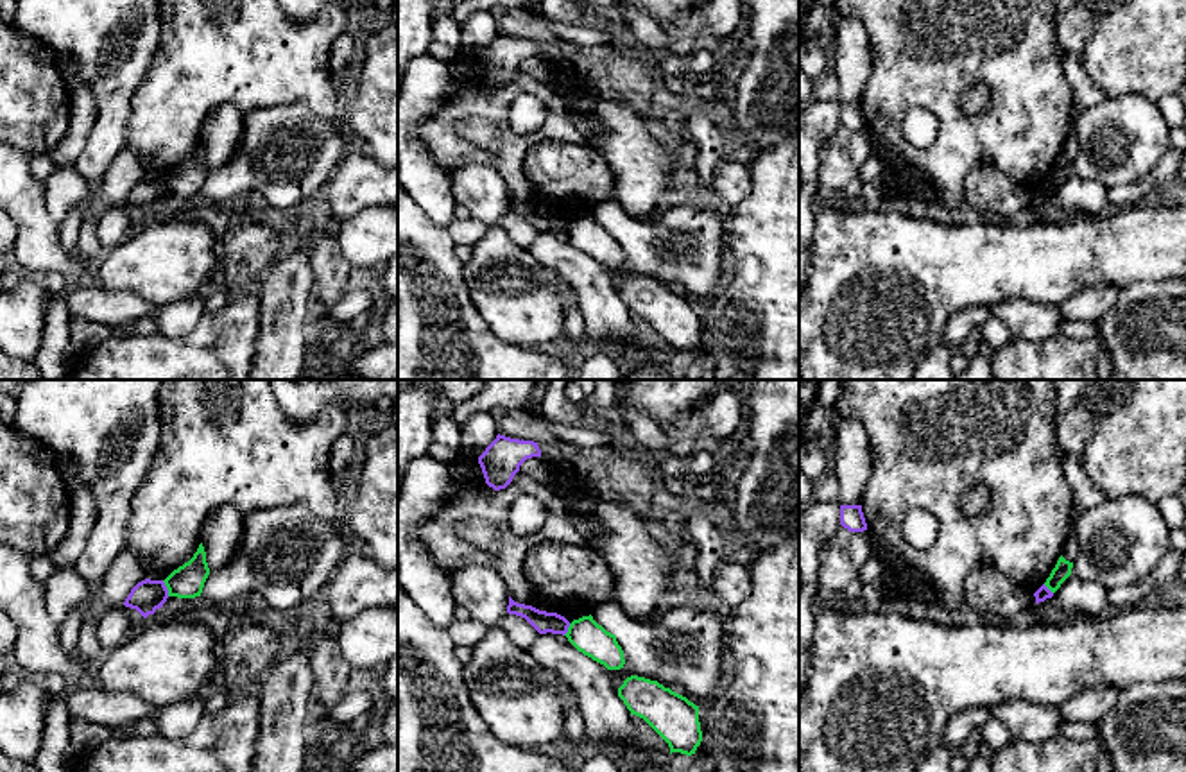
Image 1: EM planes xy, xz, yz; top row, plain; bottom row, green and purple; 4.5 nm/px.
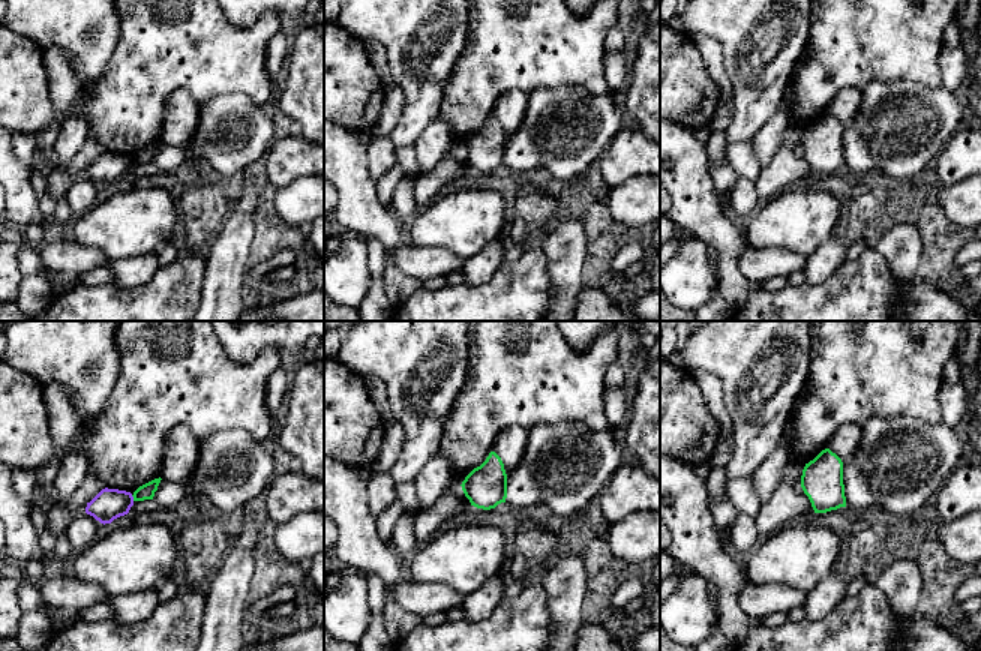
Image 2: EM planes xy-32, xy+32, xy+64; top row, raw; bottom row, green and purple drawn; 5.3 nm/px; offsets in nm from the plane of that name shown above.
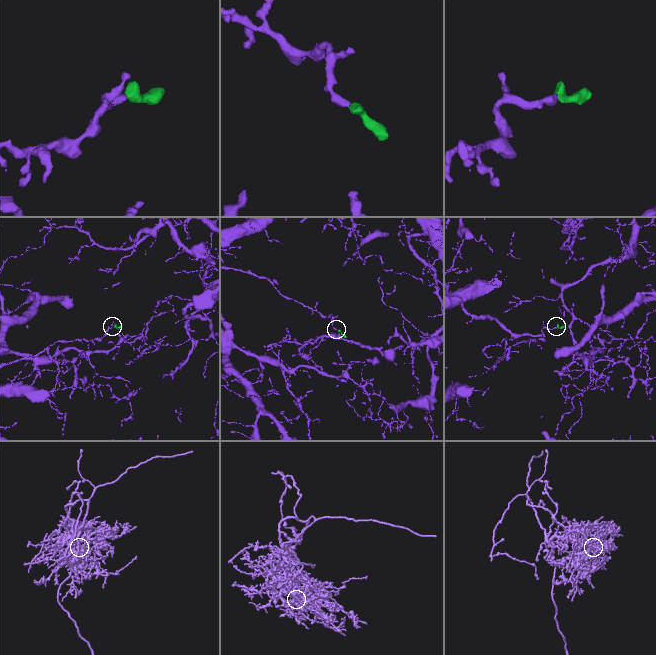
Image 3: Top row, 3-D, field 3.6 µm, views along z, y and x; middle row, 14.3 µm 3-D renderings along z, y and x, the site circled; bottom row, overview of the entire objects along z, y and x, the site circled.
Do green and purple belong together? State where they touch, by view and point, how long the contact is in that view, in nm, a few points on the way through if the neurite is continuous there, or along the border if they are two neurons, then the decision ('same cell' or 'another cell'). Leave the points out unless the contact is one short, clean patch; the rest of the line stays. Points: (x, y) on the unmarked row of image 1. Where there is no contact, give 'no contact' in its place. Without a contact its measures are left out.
meets green in xy at (167, 187); contact 80 nm long; border along xy (162, 180), (169, 194); another cell

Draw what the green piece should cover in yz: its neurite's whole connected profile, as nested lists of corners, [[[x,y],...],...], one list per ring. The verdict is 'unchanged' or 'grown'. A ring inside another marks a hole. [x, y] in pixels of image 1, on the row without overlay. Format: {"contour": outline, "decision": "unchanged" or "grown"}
{"contour": [[[1062,154],[1059,156],[1055,167],[1052,168],[1050,176],[1046,177],[1044,184],[1055,192],[1061,183],[1071,174],[1073,161],[1066,159]]], "decision": "unchanged"}

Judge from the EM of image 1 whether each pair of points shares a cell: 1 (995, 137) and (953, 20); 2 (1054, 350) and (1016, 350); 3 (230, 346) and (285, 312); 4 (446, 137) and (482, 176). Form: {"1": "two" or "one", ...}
{"1": "one", "2": "one", "3": "two", "4": "two"}

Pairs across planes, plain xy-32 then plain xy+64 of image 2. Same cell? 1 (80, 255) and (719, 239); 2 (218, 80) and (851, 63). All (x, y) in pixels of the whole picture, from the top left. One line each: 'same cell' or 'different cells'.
1: different cells
2: same cell

